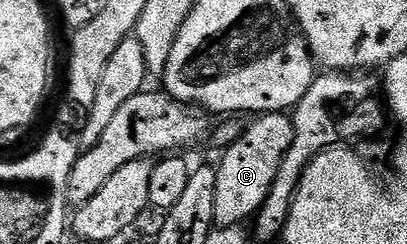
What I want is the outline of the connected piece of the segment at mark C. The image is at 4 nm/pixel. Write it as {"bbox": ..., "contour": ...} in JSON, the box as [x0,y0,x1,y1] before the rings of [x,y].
{"bbox":[214,113,293,227],"contour":[[[288,113],[262,114],[254,117],[250,126],[242,129],[239,140],[235,144],[224,147],[221,163],[216,163],[217,179],[215,180],[215,212],[214,220],[218,227],[241,226],[252,219],[260,210],[271,192],[271,184],[275,184],[275,176],[279,172],[279,164],[283,164],[283,156],[287,156],[287,148],[291,148],[293,139],[293,119]]]}

